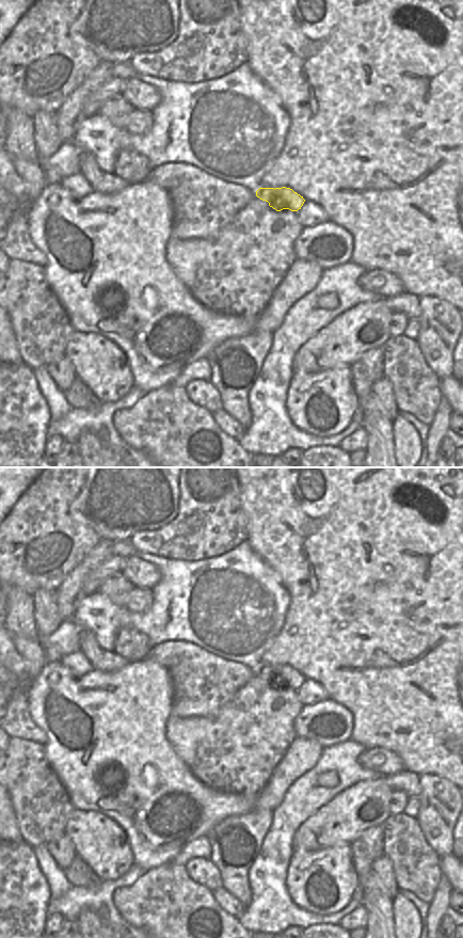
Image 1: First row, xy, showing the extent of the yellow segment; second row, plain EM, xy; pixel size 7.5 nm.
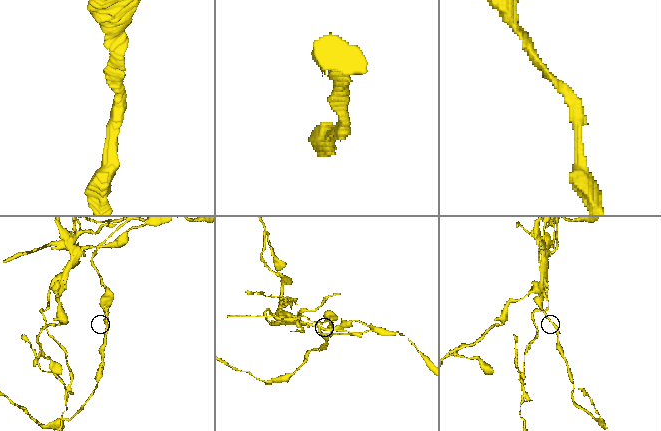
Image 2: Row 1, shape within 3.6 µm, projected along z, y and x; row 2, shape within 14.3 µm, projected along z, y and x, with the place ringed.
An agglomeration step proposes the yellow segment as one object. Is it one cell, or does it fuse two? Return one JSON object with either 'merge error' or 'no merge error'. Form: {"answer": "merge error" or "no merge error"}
{"answer": "merge error"}

